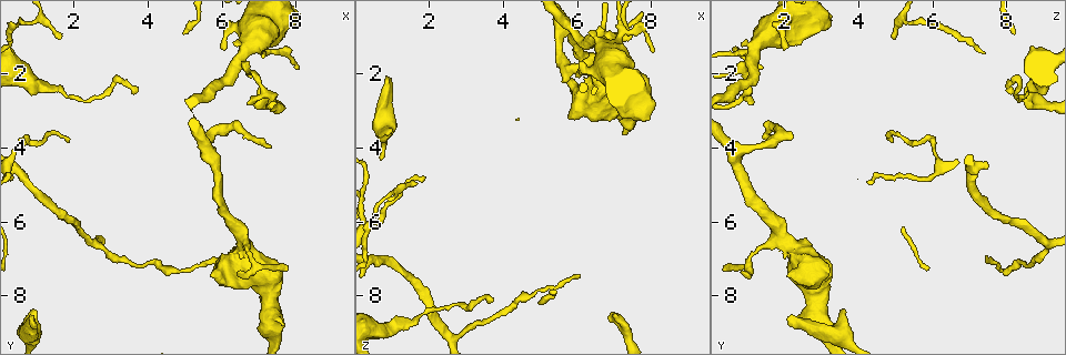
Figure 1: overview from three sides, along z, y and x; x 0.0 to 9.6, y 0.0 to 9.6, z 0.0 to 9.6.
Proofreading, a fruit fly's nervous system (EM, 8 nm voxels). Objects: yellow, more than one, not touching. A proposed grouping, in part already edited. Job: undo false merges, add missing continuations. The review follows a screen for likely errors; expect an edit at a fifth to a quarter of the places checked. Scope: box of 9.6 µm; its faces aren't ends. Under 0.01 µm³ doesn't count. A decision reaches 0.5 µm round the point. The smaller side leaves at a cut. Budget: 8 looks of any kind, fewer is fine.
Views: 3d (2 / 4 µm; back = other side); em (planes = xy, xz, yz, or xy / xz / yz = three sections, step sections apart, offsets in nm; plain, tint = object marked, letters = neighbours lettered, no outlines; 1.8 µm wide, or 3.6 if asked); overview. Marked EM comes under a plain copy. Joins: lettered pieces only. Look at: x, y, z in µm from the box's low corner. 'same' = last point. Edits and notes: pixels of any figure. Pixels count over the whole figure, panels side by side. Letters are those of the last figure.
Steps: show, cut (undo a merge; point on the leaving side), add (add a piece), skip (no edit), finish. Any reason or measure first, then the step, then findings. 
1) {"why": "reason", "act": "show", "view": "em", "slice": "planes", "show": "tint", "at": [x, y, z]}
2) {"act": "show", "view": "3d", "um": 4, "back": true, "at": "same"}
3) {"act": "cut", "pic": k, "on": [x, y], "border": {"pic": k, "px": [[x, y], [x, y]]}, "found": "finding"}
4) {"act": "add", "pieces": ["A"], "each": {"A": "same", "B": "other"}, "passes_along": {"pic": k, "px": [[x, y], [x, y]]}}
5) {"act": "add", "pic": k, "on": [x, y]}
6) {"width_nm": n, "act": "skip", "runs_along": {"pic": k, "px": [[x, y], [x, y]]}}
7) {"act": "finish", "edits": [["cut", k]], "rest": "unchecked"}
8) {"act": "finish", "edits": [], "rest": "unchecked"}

{"why": "abrupt turn", "act": "show", "view": "em", "slice": "xz", "step": 4, "show": "letters", "at": [2.65, 6.55, 9.20]}

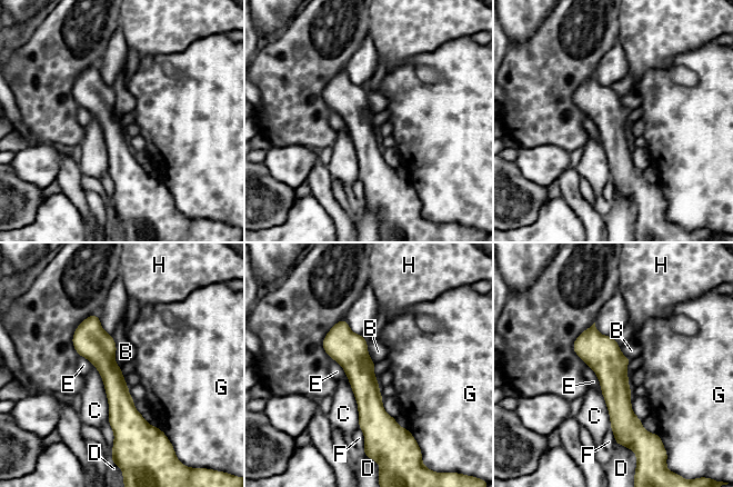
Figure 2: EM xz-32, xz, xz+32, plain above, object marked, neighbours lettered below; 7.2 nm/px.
{"width_nm": 190, "act": "skip", "each": {"B": "other", "C": "other", "D": "other", "E": "other", "F": "other", "G": "other", "H": "other"}, "runs_along": {"pic": 2, "px": [[93, 317], [124, 434]]}, "found": "one neuron here"}

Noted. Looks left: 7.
{"why": "branch stops here", "act": "show", "view": "em", "slice": "planes", "show": "letters", "at": [6.90, 2.80, 8.70]}

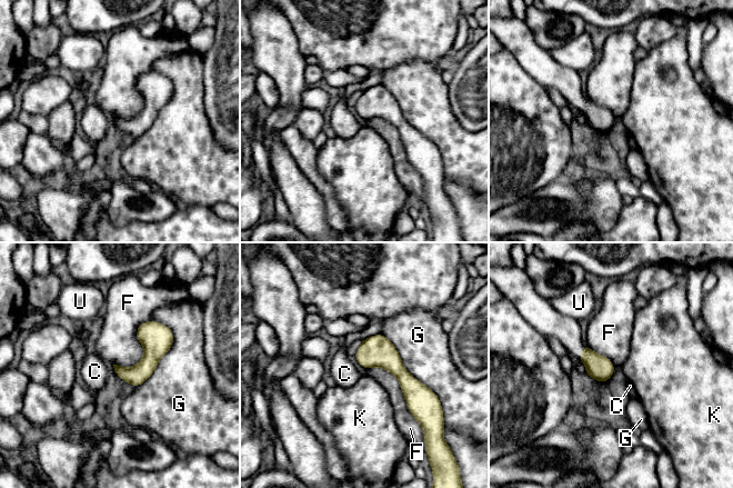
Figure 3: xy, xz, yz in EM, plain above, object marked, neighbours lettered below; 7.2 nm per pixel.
{"width_nm": 140, "act": "skip", "each": {"C": "other", "F": "other", "G": "other", "K": "other", "U": "other"}, "border": {"pic": 3, "px": [[365, 368], [397, 379], [418, 422]]}, "found": "no lettered piece goes on from it"}

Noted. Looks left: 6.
{"why": "tapers out", "act": "show", "view": "3d", "um": 2, "at": [7.35, 3.95, 1.80]}

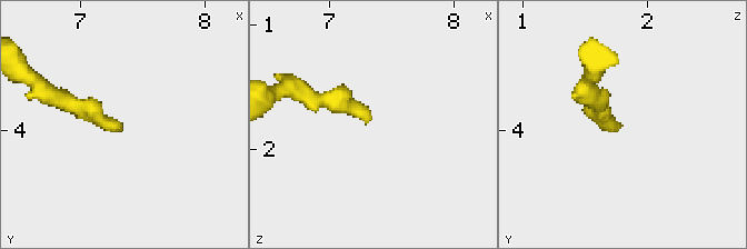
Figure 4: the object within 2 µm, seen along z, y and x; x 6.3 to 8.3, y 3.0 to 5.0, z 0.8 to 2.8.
{"act": "show", "view": "em", "slice": "planes", "show": "letters", "at": [7.30, 4.02, 1.74]}

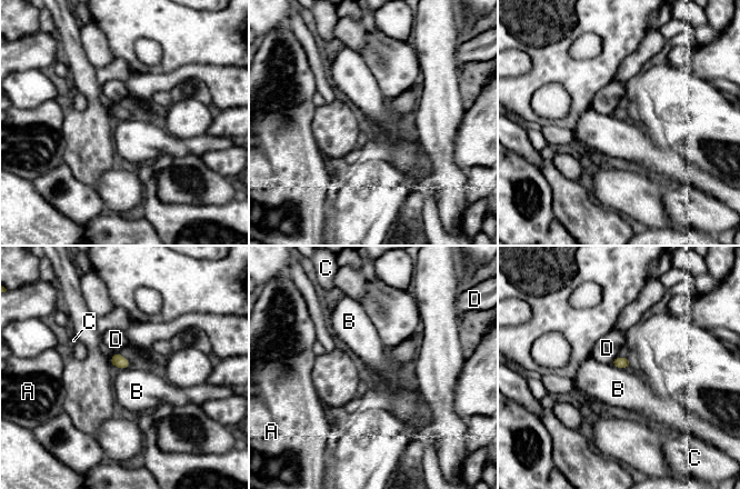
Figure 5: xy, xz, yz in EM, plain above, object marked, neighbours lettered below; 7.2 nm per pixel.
{"act": "skip", "each": {"A": "other", "B": "other", "C": "other", "D": "other"}, "border": {"pic": 5, "px": [[610, 365], [626, 369]]}, "found": "no lettered piece goes on from it"}

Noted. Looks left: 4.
{"act": "show", "view": "em", "slice": "yz", "step": 8, "show": "letters", "at": [0.90, 8.60, 2.10]}

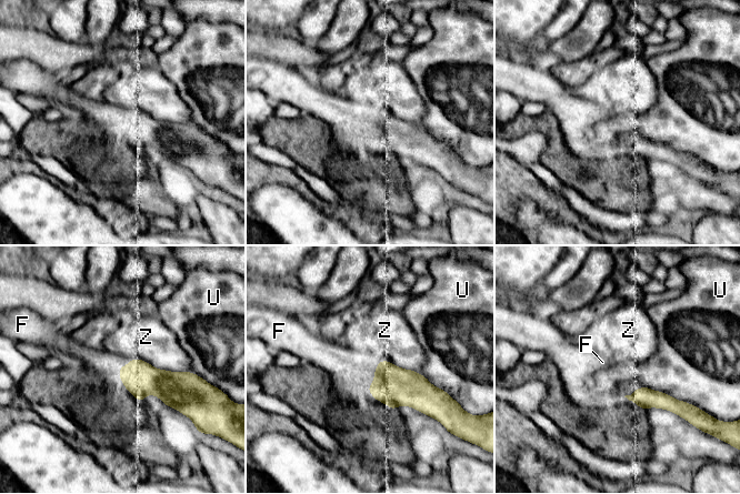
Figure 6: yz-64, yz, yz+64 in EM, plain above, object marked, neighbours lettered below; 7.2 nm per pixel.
{"act": "add", "pieces": ["F"], "each": {"F": "same", "U": "other", "Z": "other"}, "found": "it goes on there"}

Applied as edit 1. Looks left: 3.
{"act": "finish", "edits": [["add", 6]], "rest": "unchecked"}

